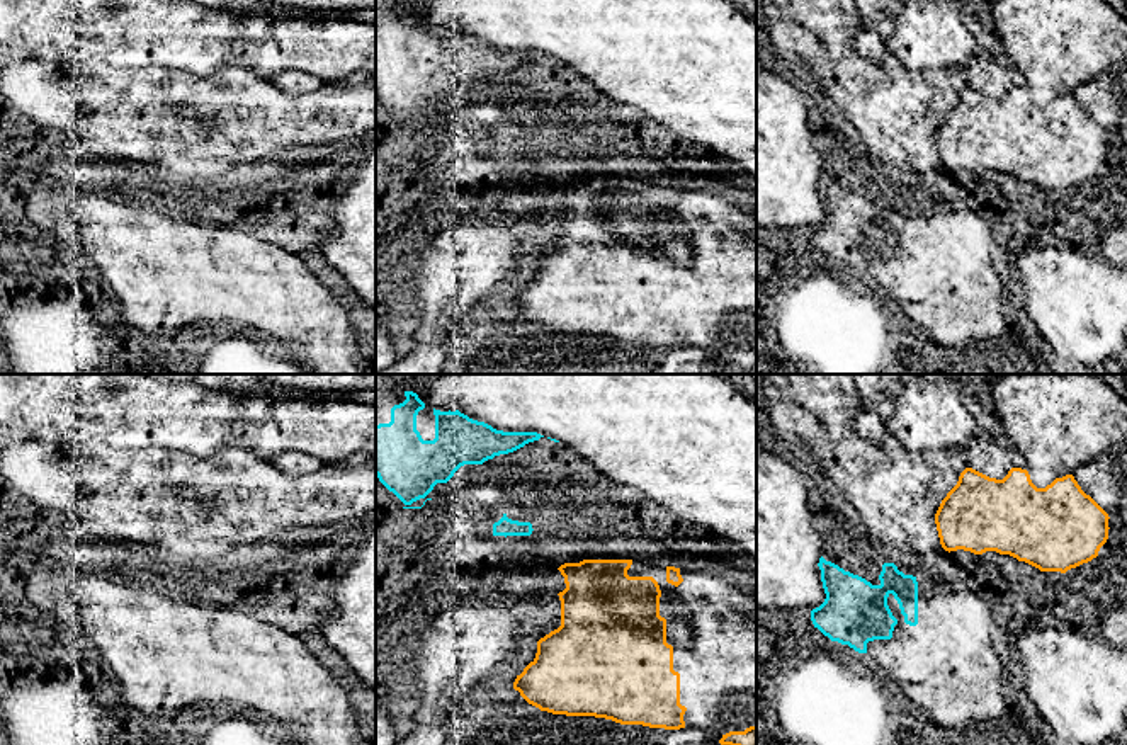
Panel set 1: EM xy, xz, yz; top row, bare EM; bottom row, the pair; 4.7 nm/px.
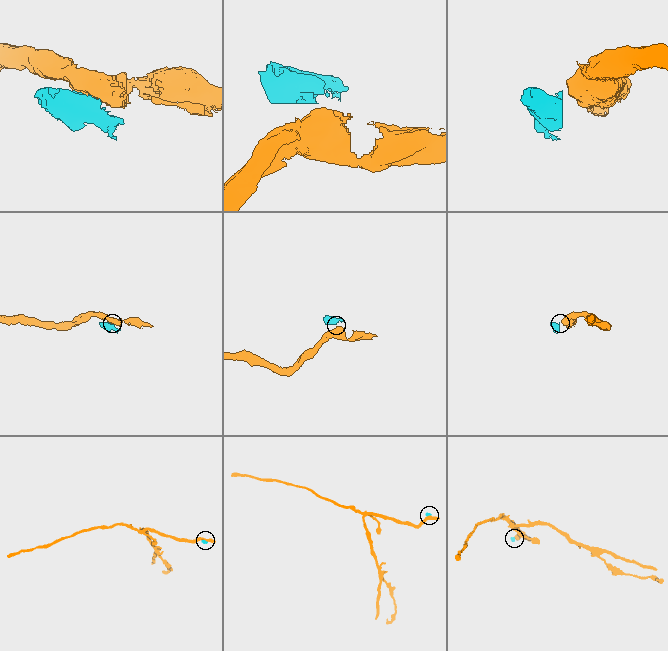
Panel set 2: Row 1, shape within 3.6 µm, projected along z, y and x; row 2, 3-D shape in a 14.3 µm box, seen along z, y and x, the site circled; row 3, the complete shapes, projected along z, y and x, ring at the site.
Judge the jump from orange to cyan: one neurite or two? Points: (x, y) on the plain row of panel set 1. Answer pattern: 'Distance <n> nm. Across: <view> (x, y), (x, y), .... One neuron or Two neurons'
Distance 190 nm. Across: yz (944, 167), (915, 196). Two neurons

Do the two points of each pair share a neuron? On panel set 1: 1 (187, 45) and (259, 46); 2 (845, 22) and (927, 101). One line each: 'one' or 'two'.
1: one
2: two

